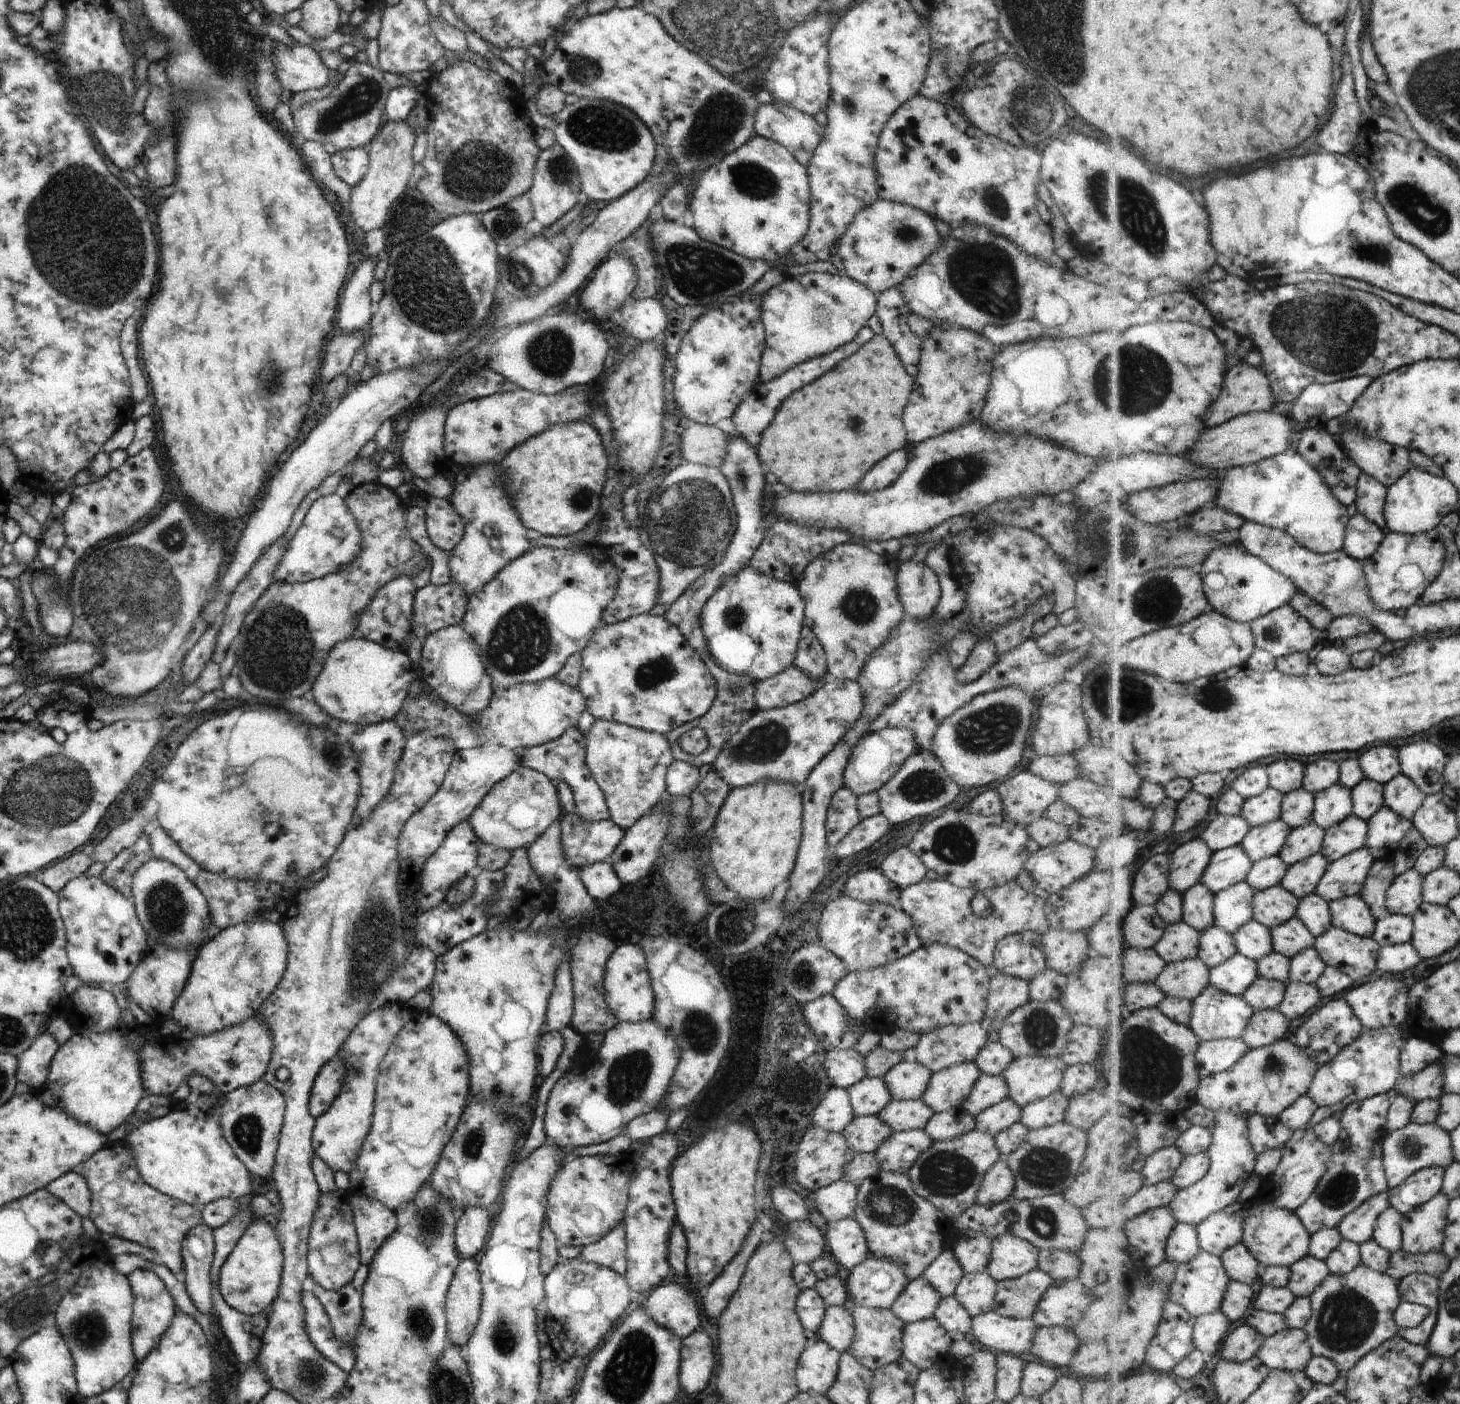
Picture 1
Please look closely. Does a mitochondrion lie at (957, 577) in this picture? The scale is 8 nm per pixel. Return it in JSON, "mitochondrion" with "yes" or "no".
{"mitochondrion":"no"}

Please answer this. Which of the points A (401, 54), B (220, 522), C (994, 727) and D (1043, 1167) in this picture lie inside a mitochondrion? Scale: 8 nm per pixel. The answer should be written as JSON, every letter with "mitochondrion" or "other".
{"A":"other","B":"other","C":"mitochondrion","D":"mitochondrion"}

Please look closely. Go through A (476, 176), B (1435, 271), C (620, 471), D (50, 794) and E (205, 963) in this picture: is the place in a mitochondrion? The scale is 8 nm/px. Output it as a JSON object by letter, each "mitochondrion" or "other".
{"A":"mitochondrion","B":"other","C":"other","D":"mitochondrion","E":"other"}

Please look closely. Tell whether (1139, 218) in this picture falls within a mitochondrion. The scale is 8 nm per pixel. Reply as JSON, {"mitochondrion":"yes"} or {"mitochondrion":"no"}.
{"mitochondrion":"yes"}

